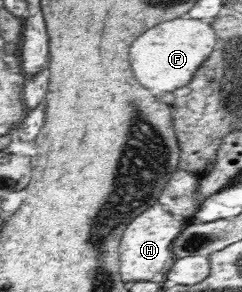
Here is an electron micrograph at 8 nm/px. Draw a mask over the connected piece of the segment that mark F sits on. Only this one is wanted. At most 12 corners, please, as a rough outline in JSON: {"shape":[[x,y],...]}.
{"shape":[[173,19],[131,45],[131,67],[153,93],[193,81],[215,31]]}

